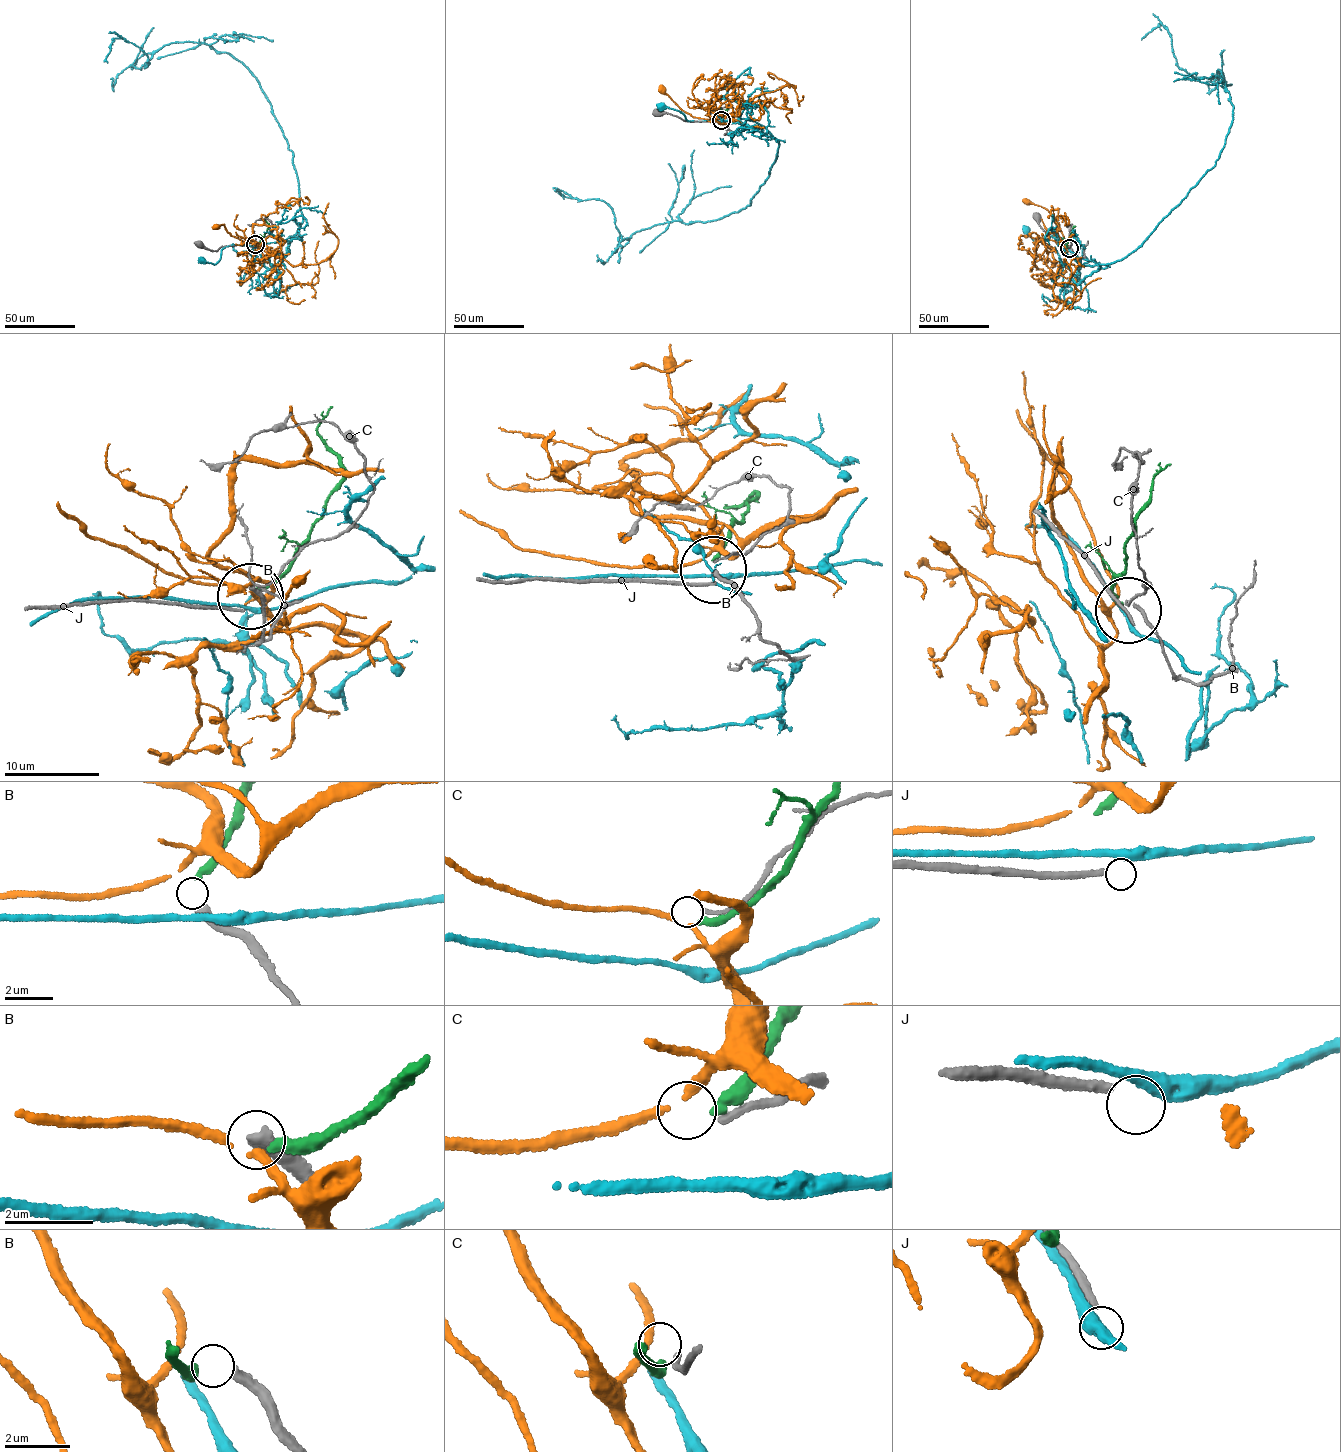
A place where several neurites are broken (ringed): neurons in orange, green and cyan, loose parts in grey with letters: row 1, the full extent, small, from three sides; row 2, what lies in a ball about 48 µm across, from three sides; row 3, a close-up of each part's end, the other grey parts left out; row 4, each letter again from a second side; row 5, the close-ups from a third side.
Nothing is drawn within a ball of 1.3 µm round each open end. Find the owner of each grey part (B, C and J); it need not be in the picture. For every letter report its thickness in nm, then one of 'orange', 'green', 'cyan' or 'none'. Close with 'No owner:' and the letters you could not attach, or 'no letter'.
B: 360 nm | green
C: 150 nm | orange
J: 240 nm | none
No owner: J

